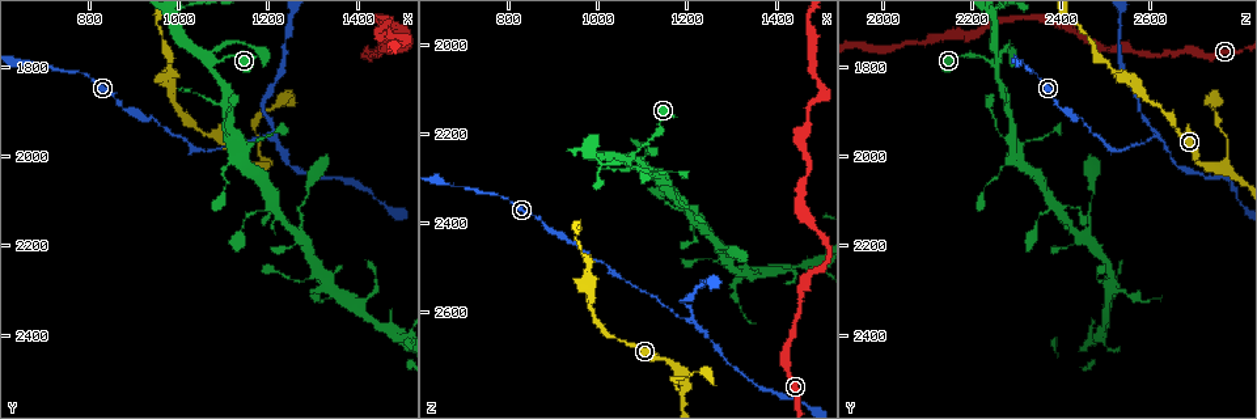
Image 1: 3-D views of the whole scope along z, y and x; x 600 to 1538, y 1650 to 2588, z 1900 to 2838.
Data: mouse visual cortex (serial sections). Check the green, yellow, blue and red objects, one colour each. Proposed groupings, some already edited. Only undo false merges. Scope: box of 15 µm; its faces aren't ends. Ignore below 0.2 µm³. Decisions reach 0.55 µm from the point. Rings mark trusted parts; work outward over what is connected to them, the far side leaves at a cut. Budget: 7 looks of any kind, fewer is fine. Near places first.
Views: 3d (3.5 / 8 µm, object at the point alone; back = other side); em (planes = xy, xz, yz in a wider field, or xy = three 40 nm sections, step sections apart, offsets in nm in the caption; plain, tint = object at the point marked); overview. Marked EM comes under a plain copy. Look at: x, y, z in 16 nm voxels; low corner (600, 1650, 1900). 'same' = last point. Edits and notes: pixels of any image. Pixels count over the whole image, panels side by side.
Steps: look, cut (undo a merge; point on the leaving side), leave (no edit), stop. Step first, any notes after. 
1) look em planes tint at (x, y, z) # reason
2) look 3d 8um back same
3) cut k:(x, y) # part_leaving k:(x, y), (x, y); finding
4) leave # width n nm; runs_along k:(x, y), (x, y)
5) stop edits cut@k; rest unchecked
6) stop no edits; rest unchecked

look 3d 3.5um at (1205, 1950, 2610) # abrupt turn

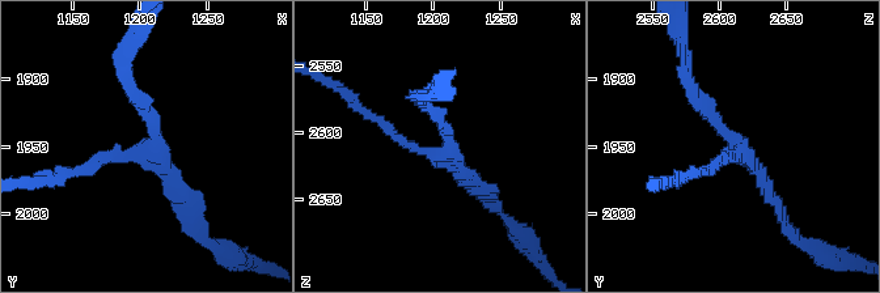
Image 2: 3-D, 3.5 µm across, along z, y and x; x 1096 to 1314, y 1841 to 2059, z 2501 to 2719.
look em xy step 2 tint at (1212, 1954, 2616) # arms 3; arm_widths 150, 150, 200 nm; shape alone is not enough

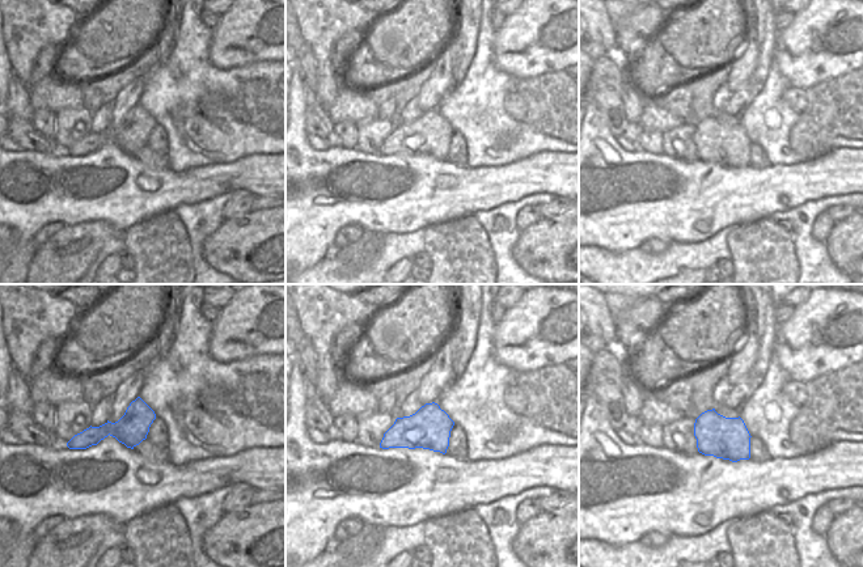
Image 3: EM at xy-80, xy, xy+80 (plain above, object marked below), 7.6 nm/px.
leave # all the same cell

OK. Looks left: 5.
look em xy step 2 tint at (1075, 1795, 2245) # arms part here

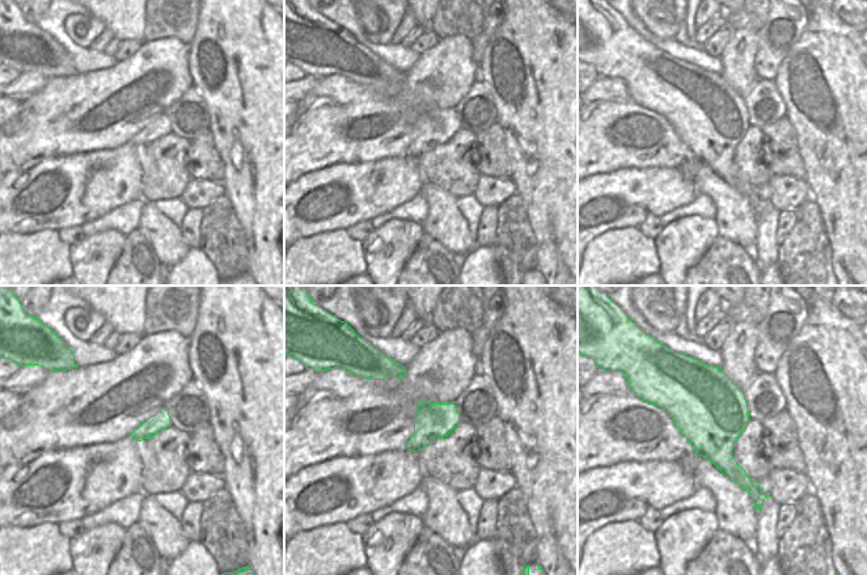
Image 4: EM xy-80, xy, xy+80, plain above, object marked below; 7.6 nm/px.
look 3d 3.5um same # wider look

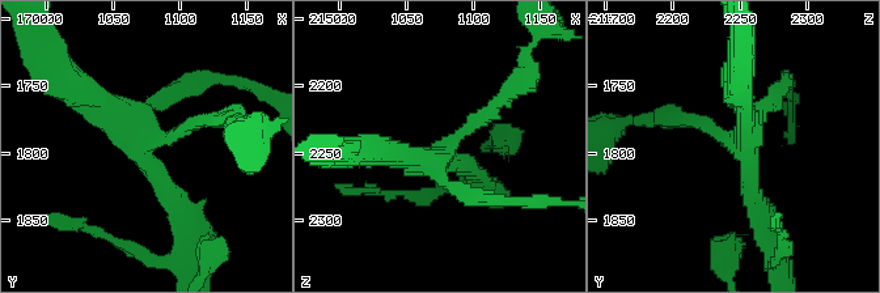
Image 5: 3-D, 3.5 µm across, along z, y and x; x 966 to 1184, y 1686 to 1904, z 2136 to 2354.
leave # runs_along 5:(688, 119), (748, 151), (761, 215); one cell here

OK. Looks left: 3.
look 3d 8um at (1495, 2410, 2480) # four arms meet

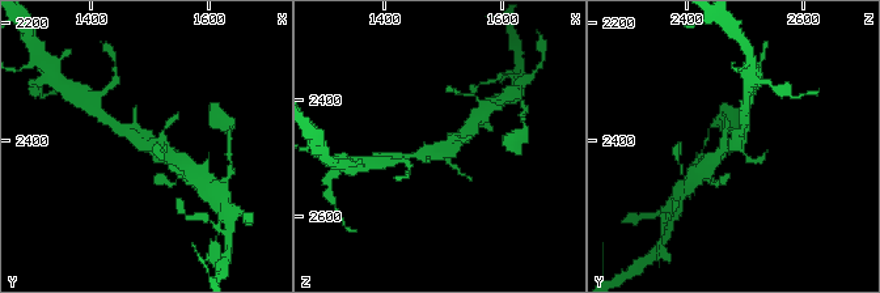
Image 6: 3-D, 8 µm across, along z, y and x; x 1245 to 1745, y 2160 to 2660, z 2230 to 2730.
look 3d 3.5um at (1495, 2410, 2485)

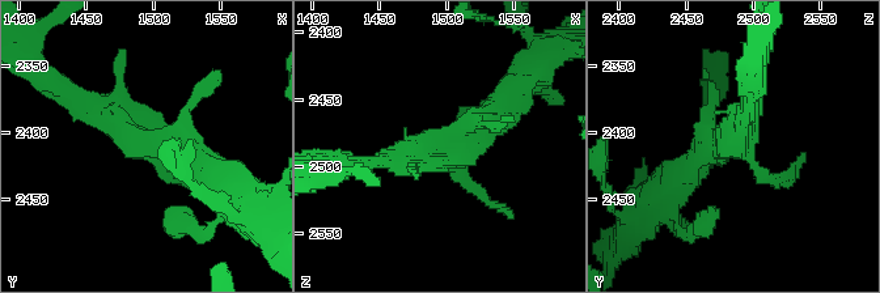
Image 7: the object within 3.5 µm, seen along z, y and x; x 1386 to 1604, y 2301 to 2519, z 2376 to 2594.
look em xy step 2 tint at (1494, 2406, 2484) # arms 4; arm_widths 150, 150, 250, 250 nm; now the EM

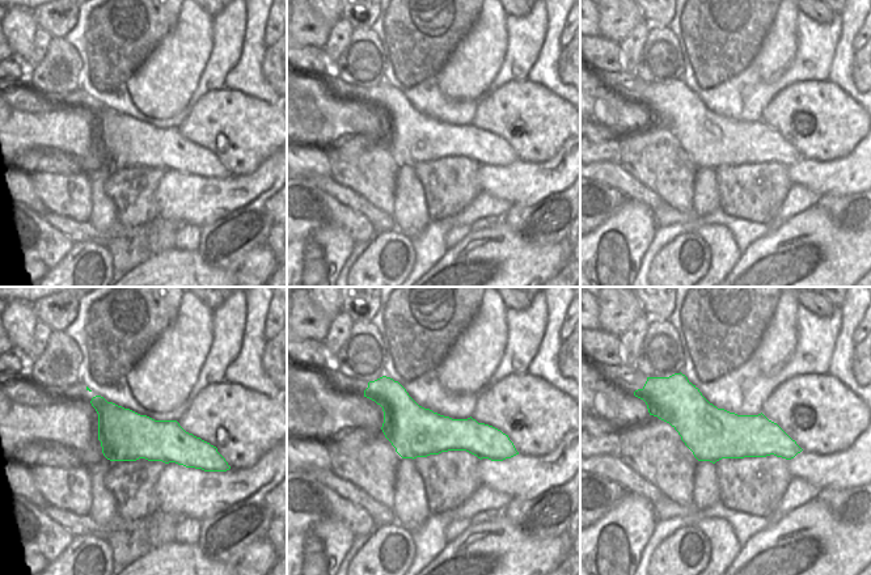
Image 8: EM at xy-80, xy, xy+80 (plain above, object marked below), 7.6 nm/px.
leave # width 400 nm; runs_along 7:(75, 94), (199, 170); one cell here

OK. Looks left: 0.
stop no edits; rest unchecked

